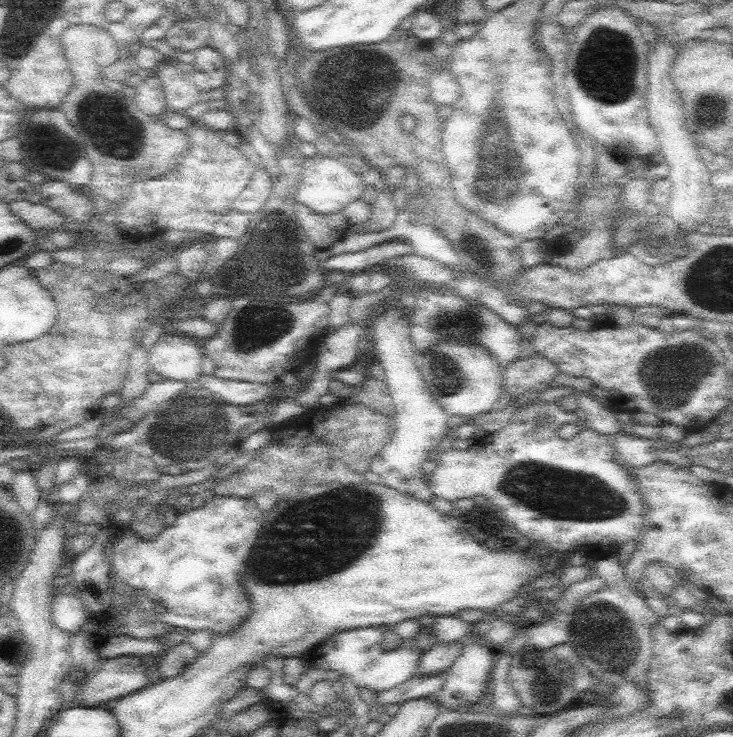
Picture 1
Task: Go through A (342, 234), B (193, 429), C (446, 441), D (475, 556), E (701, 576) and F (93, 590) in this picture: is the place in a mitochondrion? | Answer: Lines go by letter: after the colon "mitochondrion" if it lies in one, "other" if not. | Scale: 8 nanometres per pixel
A: other
B: mitochondrion
C: other
D: other
E: other
F: other

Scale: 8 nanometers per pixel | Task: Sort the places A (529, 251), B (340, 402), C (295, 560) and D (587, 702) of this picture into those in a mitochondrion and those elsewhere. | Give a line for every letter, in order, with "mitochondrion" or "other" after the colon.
A: other
B: other
C: mitochondrion
D: other

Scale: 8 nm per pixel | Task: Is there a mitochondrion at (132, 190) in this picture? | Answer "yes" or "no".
no

